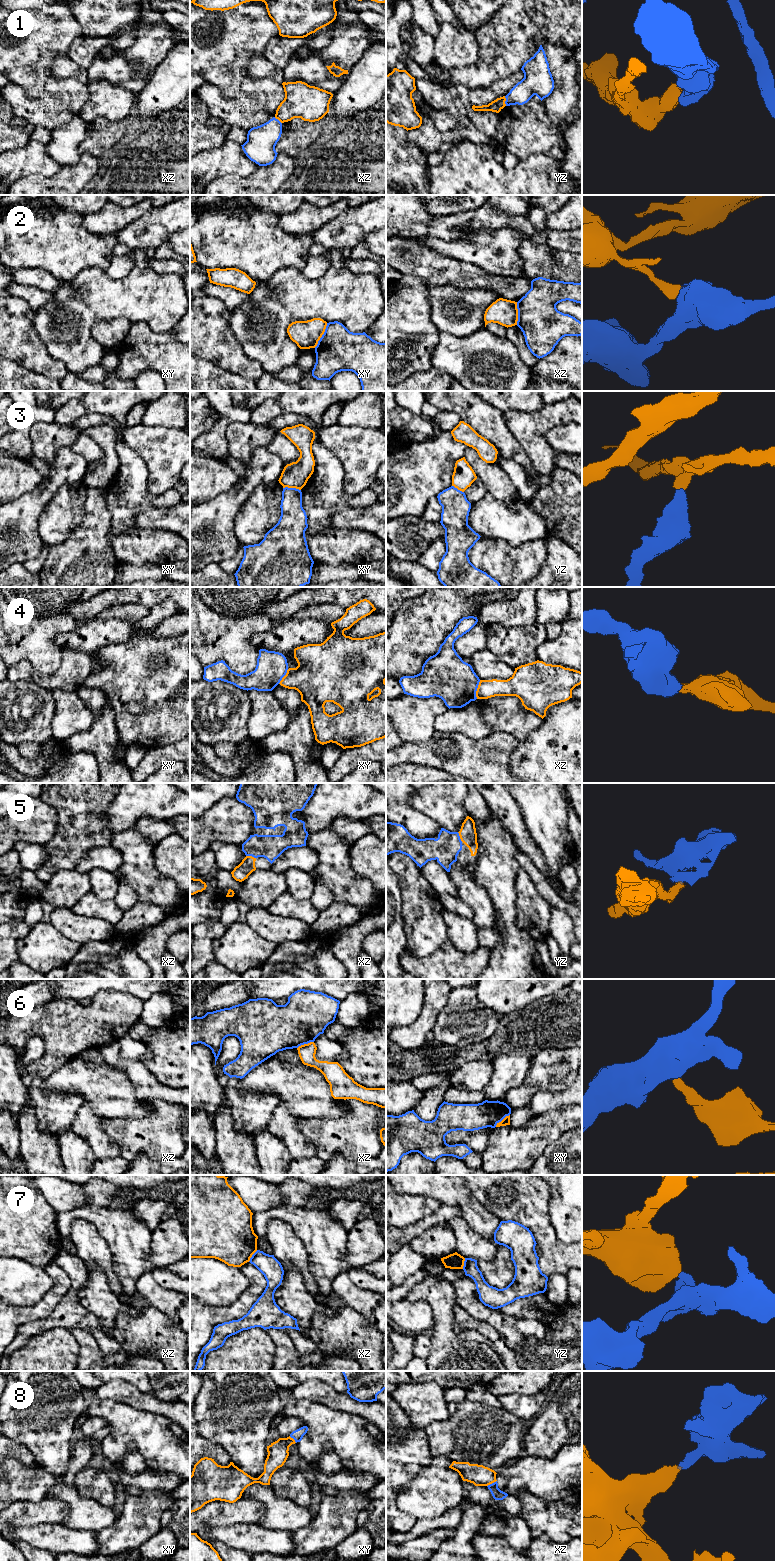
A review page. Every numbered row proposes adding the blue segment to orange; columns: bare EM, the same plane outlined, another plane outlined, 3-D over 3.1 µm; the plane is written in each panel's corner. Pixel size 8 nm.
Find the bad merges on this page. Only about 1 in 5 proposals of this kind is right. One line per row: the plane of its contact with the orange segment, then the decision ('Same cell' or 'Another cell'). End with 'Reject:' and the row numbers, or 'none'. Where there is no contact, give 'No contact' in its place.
1: Touches orange in yz. Another cell
2: Touches orange in xy. Another cell
3: Touches orange in xy. Another cell
4: Touches orange in xz. Another cell
5: Touches orange in xz. Same cell
6: Touches orange in xz. Another cell
7: Touches orange in xz. Another cell
8: Touches orange in xz. Same cell
Reject: 1, 2, 3, 4, 6, 7

